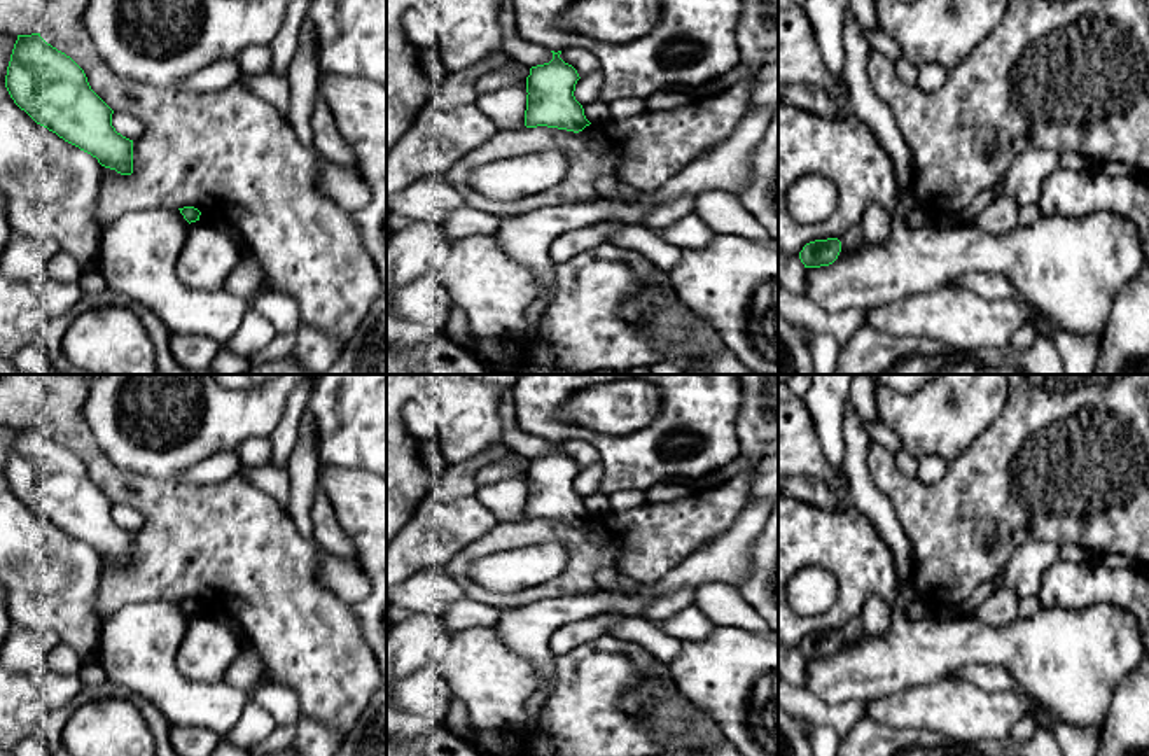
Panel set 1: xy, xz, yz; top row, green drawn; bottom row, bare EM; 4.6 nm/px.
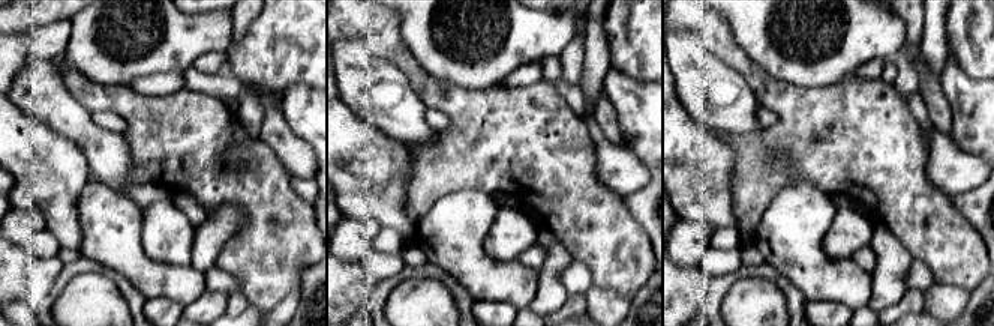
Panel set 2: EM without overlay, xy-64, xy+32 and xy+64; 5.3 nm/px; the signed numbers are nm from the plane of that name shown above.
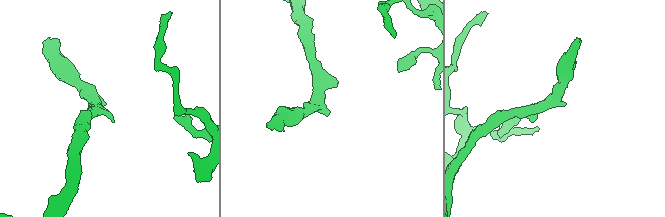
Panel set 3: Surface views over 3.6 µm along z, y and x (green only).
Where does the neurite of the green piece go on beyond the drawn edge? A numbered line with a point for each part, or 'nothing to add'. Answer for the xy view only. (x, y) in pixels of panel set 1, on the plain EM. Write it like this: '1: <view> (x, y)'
nothing to add

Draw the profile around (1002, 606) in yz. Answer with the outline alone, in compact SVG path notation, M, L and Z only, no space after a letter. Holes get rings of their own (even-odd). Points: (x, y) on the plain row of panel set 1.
M999 586L976 611L974 618L990 626L1007 626L1020 616L1020 597L1007 586Z

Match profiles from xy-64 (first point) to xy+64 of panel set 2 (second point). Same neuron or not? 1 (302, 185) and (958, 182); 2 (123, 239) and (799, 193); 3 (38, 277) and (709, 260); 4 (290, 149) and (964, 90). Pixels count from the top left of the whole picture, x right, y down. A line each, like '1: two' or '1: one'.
1: one
2: one
3: one
4: two

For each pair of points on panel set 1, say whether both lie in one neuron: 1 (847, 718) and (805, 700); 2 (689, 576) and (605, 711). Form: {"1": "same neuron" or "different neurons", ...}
{"1": "same neuron", "2": "different neurons"}

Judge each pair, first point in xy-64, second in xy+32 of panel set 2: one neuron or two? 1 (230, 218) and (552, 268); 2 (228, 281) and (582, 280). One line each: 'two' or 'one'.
1: two
2: one

